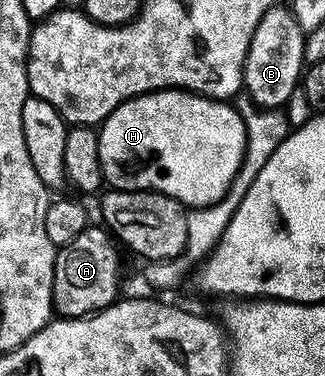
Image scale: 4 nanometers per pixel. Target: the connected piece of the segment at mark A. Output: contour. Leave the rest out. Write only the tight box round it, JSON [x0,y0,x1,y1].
[54,225,122,319]

